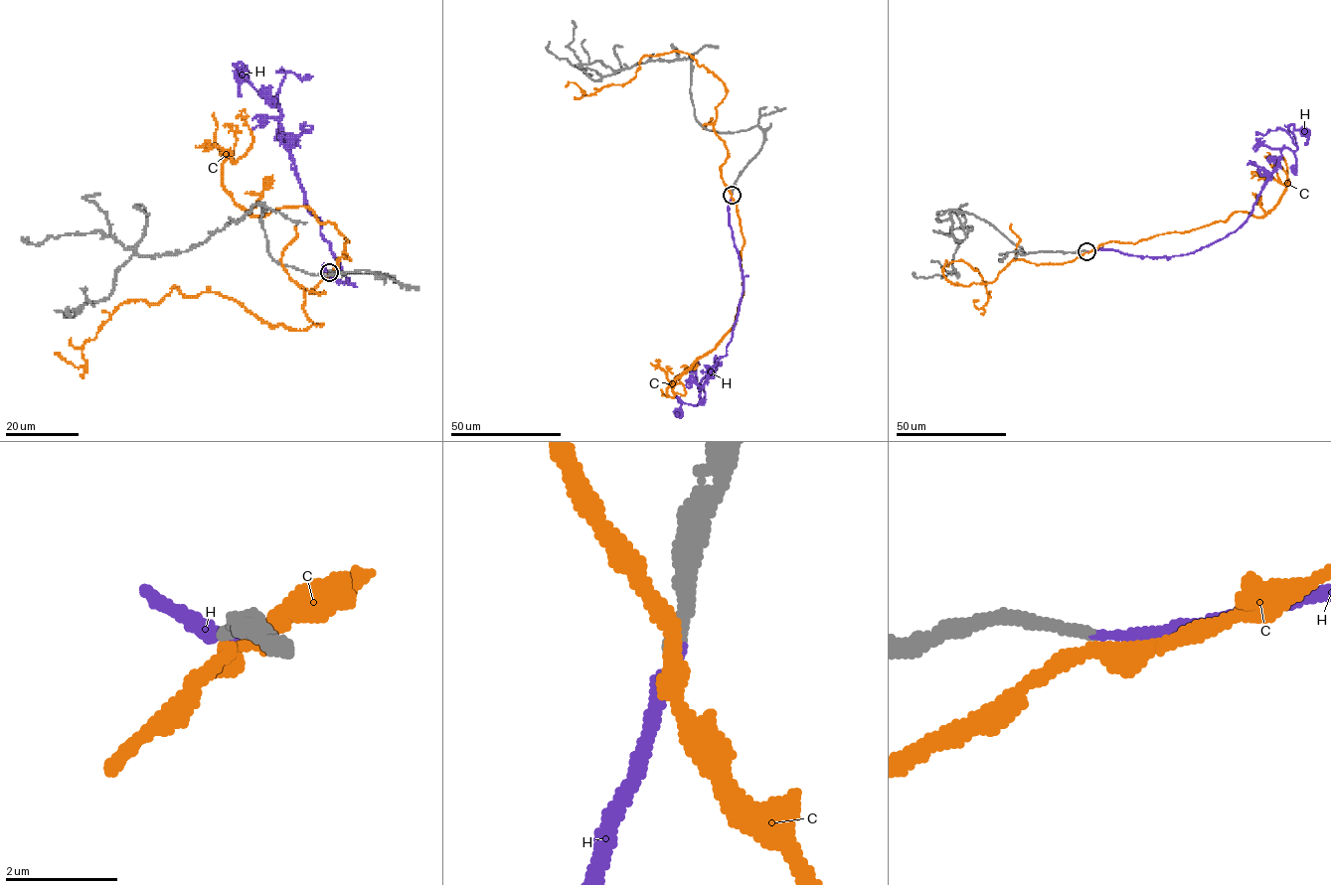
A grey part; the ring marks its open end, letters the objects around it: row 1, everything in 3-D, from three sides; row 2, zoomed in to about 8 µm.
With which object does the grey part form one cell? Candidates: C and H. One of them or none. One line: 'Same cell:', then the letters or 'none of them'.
Same cell: H

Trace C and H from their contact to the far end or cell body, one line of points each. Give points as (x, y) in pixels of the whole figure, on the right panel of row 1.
C: (1086, 251), (1014, 259), (969, 286), (946, 279), (946, 263), (976, 268), (987, 294), (979, 300)
H: (1086, 251), (1173, 256), (1222, 239), (1247, 220), (1280, 150), (1297, 149), (1288, 126), (1303, 132)

